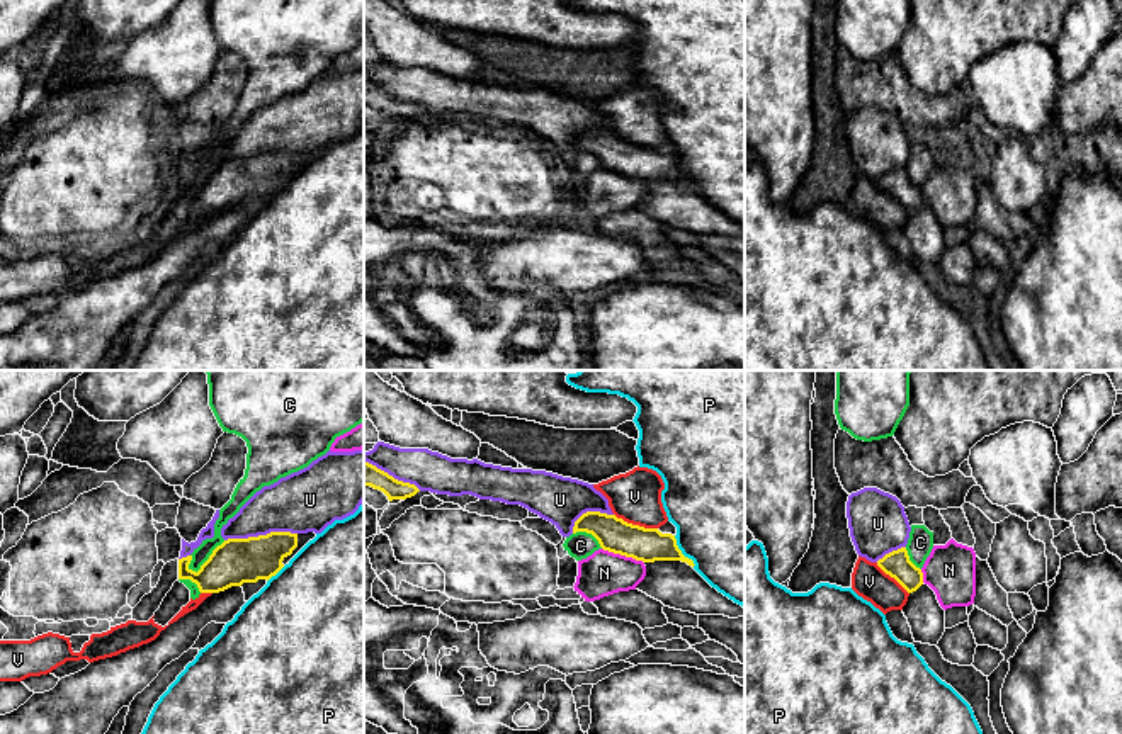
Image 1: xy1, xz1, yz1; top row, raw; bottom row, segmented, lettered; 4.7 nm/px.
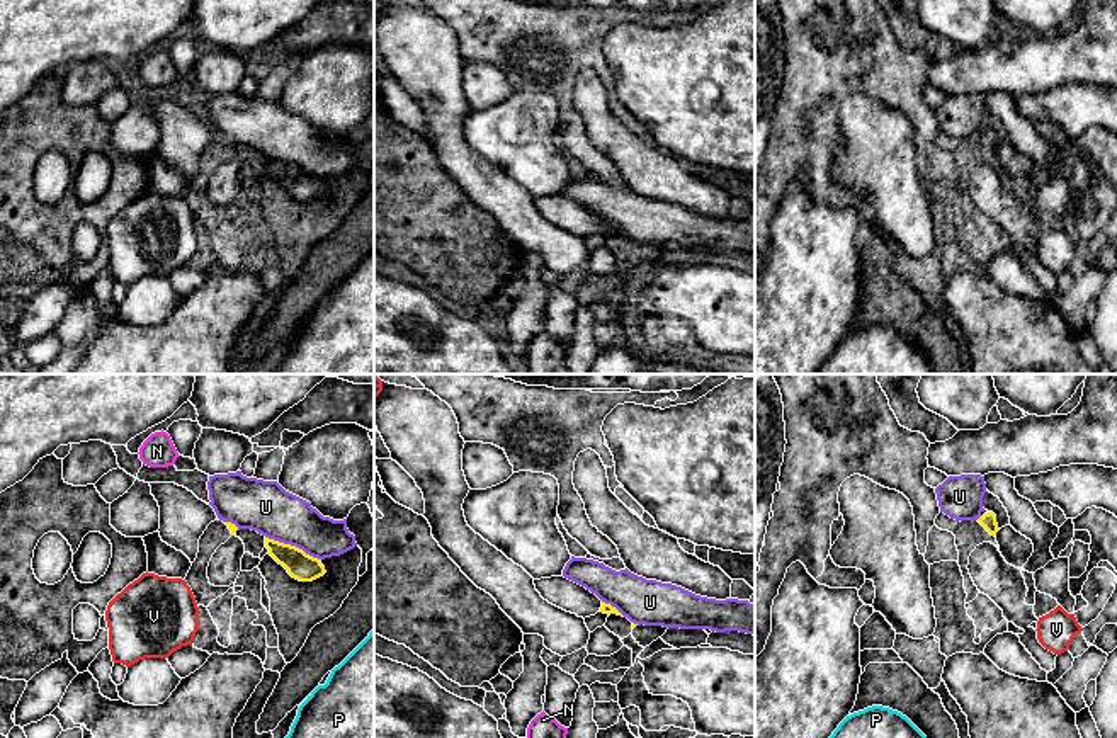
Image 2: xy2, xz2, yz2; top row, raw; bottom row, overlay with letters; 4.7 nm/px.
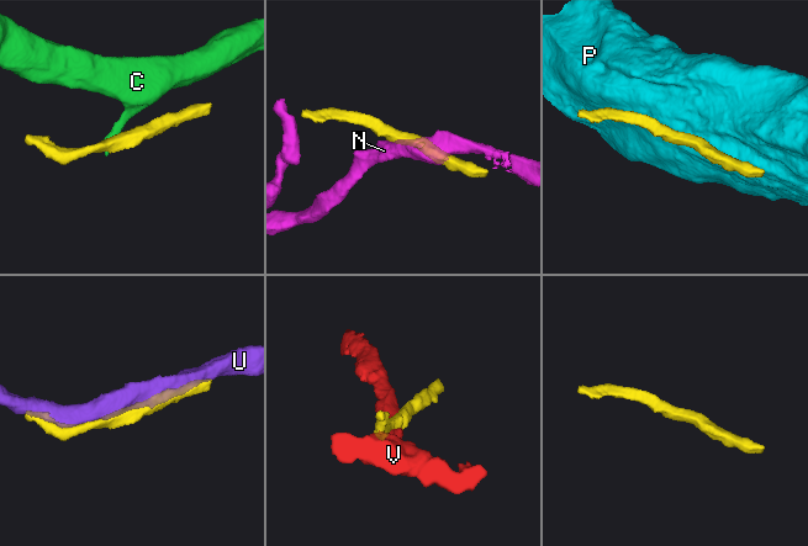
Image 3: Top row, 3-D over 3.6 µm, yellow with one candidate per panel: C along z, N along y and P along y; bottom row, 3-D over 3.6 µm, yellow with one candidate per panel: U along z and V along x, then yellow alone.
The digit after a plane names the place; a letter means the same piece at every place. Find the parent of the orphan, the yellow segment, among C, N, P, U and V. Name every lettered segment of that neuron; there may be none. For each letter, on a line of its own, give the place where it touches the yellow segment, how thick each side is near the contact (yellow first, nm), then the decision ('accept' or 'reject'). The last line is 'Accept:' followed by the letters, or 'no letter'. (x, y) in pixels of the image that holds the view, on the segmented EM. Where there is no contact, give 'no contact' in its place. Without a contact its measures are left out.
C: meets yellow in xy1 at (208, 559); 220 nm thick on the yellow side, 80 nm on the other; reject
N: meets yellow in xz1 at (623, 554); 160 nm thick on the yellow side, 220 nm on the other; reject
P: meets yellow in xz1 at (680, 553); 160 nm thick on the yellow side, 460 nm on the other; reject
U: meets yellow in xy1 at (260, 536); 220 nm thick on the yellow side, 280 nm on the other; reject
V: meets yellow in xz1 at (636, 525); 160 nm thick on the yellow side, 240 nm on the other; reject
Accept: no letter

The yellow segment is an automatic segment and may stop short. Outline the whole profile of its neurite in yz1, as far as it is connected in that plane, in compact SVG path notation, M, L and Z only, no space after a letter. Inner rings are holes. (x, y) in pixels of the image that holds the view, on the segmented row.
M906 547L886 554L877 561L877 566L908 593L916 591L923 584L923 573L910 561Z

